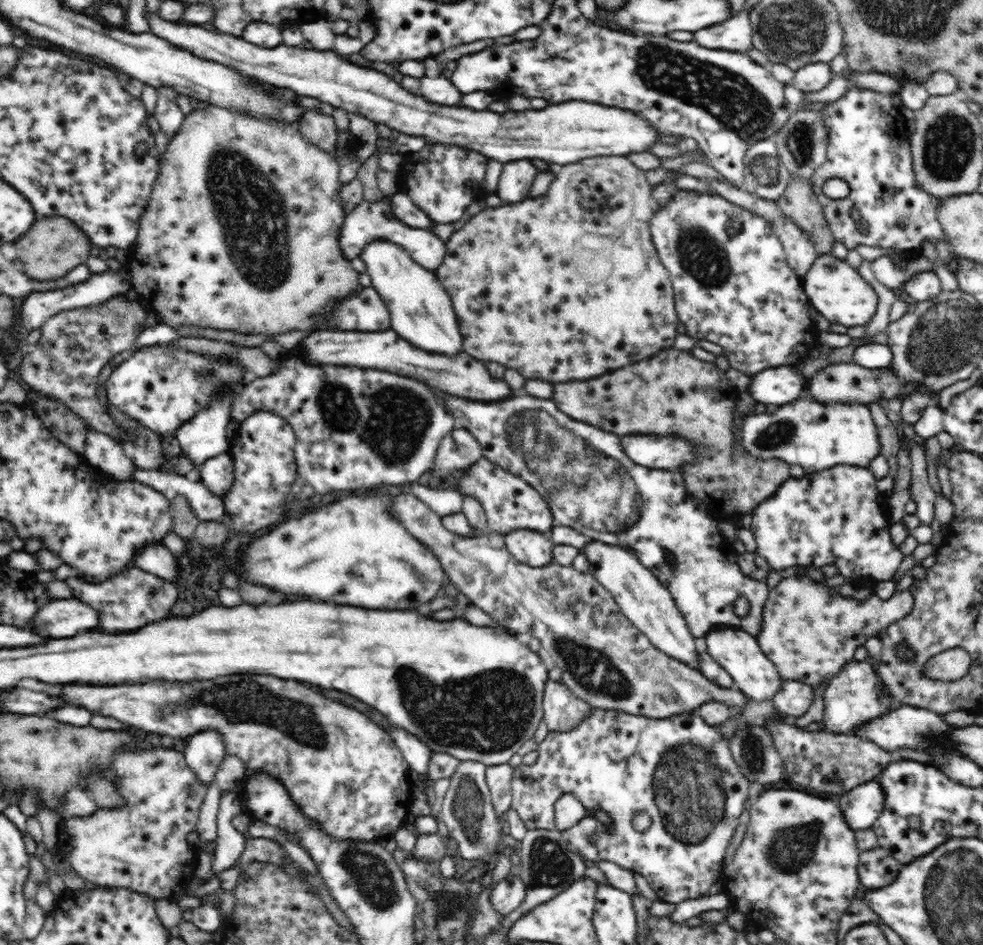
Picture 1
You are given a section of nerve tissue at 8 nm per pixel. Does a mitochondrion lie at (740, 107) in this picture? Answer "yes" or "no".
yes

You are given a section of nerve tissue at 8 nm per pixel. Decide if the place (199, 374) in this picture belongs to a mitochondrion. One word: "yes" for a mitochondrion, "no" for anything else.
yes

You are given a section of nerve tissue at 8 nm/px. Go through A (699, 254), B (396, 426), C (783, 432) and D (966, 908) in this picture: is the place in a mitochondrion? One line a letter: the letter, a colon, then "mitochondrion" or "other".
A: mitochondrion
B: mitochondrion
C: mitochondrion
D: mitochondrion

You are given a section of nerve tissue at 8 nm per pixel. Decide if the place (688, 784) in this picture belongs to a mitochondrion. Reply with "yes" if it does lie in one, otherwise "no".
yes

